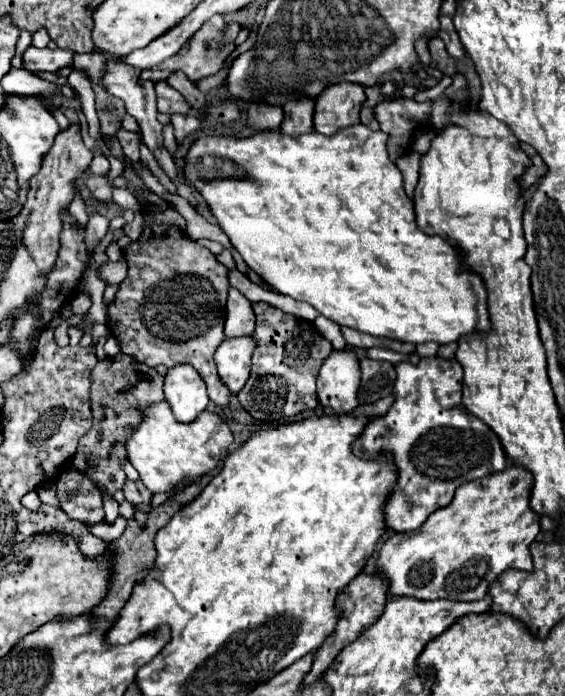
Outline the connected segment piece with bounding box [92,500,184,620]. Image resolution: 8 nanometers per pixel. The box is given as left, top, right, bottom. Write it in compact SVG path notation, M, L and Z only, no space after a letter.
M172 500L172 504L170 504L170 502L164 502L164 504L160 504L158 508L154 508L154 510L148 514L148 518L146 518L144 524L140 524L140 522L136 522L136 520L130 520L128 526L126 526L126 530L124 530L124 534L122 534L118 540L110 542L108 550L114 554L114 576L112 576L112 582L110 582L108 596L102 600L102 604L98 604L98 606L92 610L92 614L94 614L96 618L108 618L108 620L112 620L112 618L118 616L118 612L122 610L122 604L126 604L126 600L130 598L132 586L134 586L136 582L142 582L142 580L146 578L148 570L154 566L154 560L156 560L154 536L156 536L156 532L158 532L160 528L164 528L164 526L170 522L170 518L172 518L182 506L184 506L184 504L180 504L180 502L176 502L176 500Z

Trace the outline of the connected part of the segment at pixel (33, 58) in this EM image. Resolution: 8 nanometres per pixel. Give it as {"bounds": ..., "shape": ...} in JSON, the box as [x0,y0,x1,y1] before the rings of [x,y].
{"bounds":[24,46,74,72],"shape":[[[30,46],[24,52],[24,68],[34,70],[46,70],[46,72],[58,72],[62,68],[70,68],[74,64],[74,52],[72,50],[50,50],[50,48],[34,48]]]}

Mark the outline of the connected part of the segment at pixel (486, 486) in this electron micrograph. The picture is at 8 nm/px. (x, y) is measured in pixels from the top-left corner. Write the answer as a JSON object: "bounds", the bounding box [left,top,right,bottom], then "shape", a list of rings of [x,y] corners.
{"bounds":[378,464,540,600],"shape":[[[510,464],[508,470],[490,474],[482,480],[474,480],[470,484],[462,484],[458,488],[450,506],[434,512],[428,520],[416,528],[414,532],[394,534],[390,536],[378,554],[378,572],[390,582],[392,596],[414,596],[420,600],[478,600],[478,584],[494,582],[506,568],[516,570],[532,570],[530,544],[536,540],[540,532],[540,516],[530,508],[530,492],[532,492],[532,476],[518,464]]]}

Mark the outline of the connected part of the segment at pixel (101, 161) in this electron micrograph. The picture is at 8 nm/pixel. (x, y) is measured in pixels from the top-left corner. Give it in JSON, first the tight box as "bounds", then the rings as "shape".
{"bounds":[90,150,110,174],"shape":[[[94,150],[94,160],[92,160],[90,164],[90,172],[92,174],[108,174],[108,170],[110,170],[110,164],[108,164],[108,158],[106,156],[102,156],[102,152],[100,150]]]}

